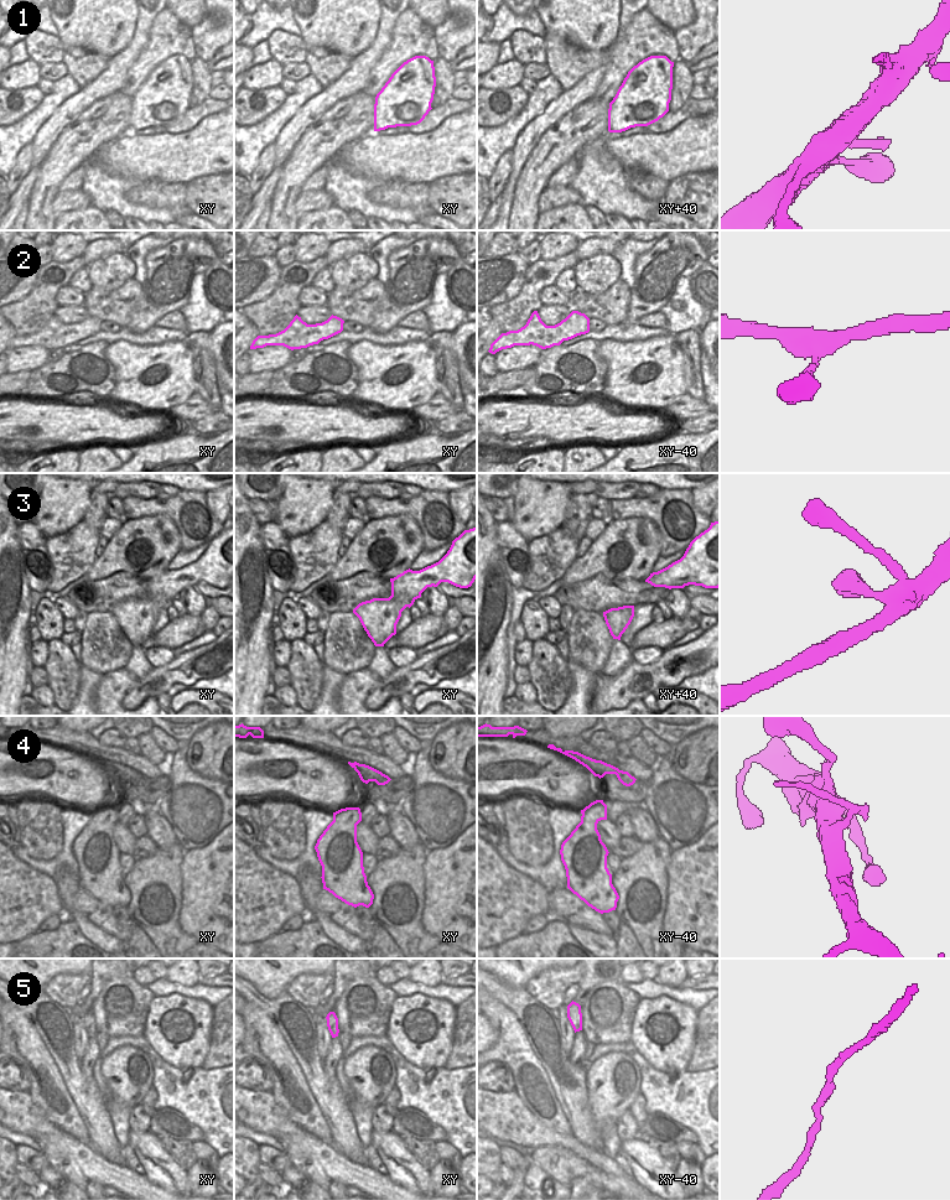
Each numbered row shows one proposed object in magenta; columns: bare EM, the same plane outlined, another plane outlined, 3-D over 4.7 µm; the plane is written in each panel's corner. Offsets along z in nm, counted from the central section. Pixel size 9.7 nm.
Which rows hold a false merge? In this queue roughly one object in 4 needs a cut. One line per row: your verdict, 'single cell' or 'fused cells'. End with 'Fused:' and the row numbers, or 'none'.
1: single cell
2: single cell
3: single cell
4: single cell
5: single cell
Fused: none

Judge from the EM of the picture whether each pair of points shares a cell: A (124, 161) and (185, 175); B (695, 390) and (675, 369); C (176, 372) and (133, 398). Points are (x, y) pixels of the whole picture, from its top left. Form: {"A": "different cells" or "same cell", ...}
{"A": "same cell", "B": "different cells", "C": "same cell"}

